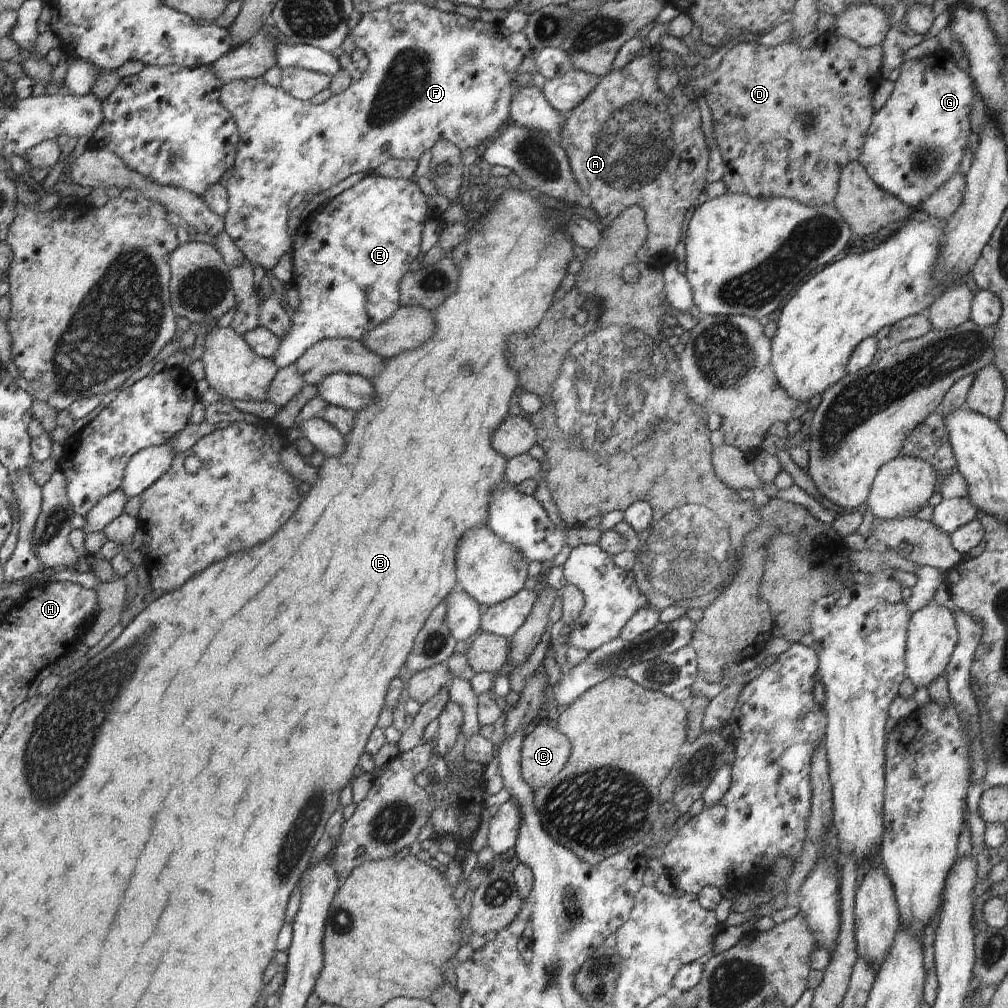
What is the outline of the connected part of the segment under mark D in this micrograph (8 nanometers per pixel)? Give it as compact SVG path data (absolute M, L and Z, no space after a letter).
M828 30L821 34L816 42L816 46L811 49L802 48L799 42L785 42L779 45L772 45L769 40L738 43L724 54L720 64L714 70L708 70L700 61L695 62L693 70L688 70L689 82L692 82L693 88L696 88L695 90L705 97L708 101L710 112L712 112L716 144L724 164L726 164L726 169L721 179L728 193L739 195L746 193L752 198L762 200L784 197L785 199L813 207L832 205L838 192L841 170L849 162L859 160L862 154L864 137L875 115L874 106L872 105L874 92L885 79L885 73L881 68L883 59L882 47L861 47L849 38L836 35L833 30Z

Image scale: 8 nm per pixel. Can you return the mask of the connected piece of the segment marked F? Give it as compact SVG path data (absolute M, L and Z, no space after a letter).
M423 2L420 3L396 3L386 8L375 10L363 14L356 27L350 30L350 36L356 47L366 53L369 63L364 70L362 77L357 81L352 81L344 92L332 95L322 104L314 105L310 101L301 101L290 96L282 87L273 87L266 84L262 77L251 79L234 79L224 84L221 88L220 104L231 112L232 118L239 130L239 144L235 154L234 176L226 182L225 189L228 193L229 209L224 216L225 231L230 235L236 248L243 252L254 266L262 266L266 271L270 271L280 262L280 258L287 252L290 253L295 240L294 235L288 234L288 218L290 210L288 202L296 192L302 194L310 193L311 196L342 182L348 176L357 172L373 172L390 158L400 158L400 160L418 160L426 150L430 150L438 141L447 140L455 144L460 150L464 148L481 149L485 142L494 139L501 129L512 120L510 105L512 97L518 92L518 86L512 86L514 78L518 73L518 68L522 60L532 54L528 37L522 33L515 33L508 30L500 23L487 23L481 20L470 20L458 13L445 13L434 7L429 7Z

